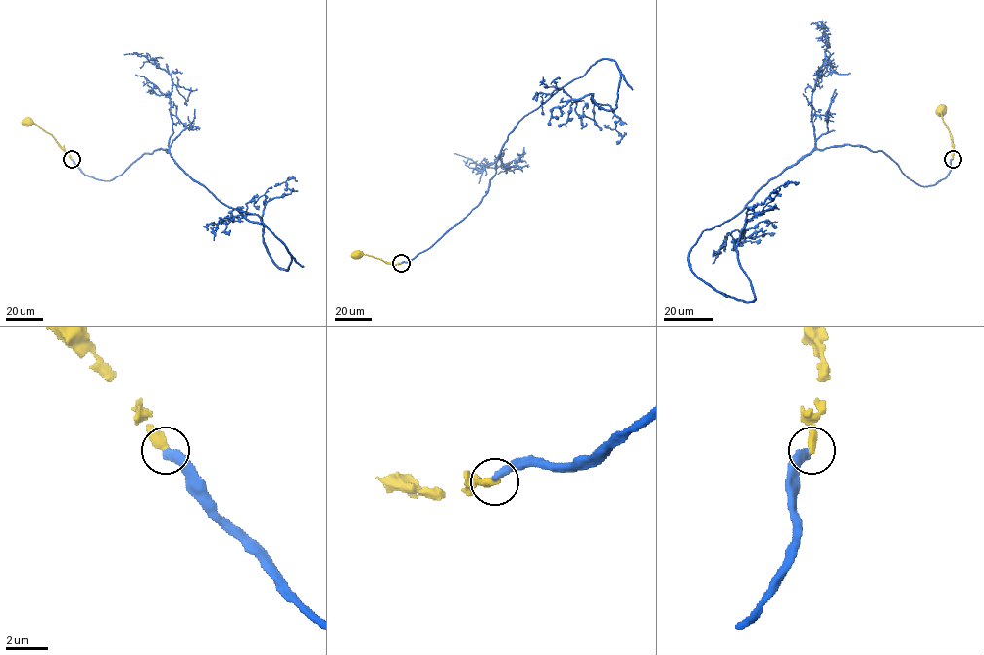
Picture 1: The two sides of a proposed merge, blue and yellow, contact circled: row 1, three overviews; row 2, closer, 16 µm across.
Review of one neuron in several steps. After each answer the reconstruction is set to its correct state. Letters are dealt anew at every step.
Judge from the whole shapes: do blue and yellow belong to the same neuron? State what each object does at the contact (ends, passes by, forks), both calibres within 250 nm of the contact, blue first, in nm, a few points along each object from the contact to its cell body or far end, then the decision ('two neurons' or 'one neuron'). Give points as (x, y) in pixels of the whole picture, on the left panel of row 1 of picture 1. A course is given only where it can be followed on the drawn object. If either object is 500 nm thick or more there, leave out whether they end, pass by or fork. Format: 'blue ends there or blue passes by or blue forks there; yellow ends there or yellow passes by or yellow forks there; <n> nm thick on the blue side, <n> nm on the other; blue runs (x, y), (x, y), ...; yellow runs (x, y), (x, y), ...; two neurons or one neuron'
blue ends there; yellow ends there; 440 nm thick on the blue side, 440 nm on the other; blue runs (72, 159), (111, 180), (165, 149), (257, 215), (286, 271), (262, 215), (287, 178); yellow runs (72, 159), (52, 135), (28, 122); two neurons

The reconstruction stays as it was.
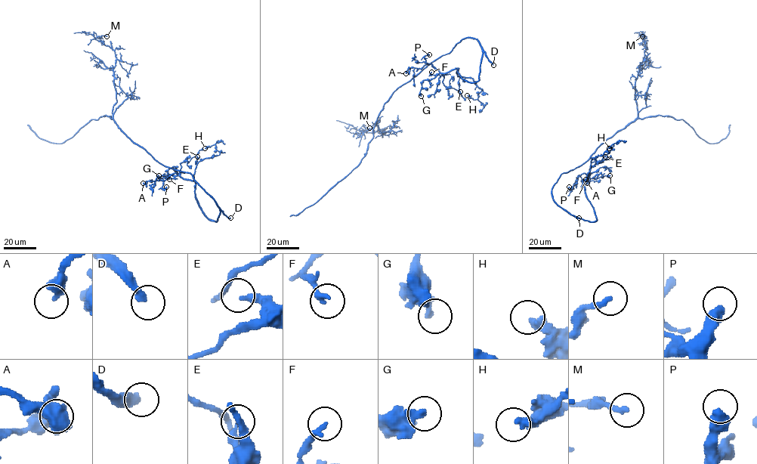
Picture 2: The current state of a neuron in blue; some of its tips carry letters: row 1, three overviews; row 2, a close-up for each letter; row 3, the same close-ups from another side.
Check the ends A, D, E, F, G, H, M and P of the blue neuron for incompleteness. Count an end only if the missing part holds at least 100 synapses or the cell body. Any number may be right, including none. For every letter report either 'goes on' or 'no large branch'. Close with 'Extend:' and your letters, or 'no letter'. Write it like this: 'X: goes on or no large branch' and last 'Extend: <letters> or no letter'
A: no large branch
D: goes on
E: no large branch
F: no large branch
G: no large branch
H: no large branch
M: no large branch
P: no large branch
Extend: D

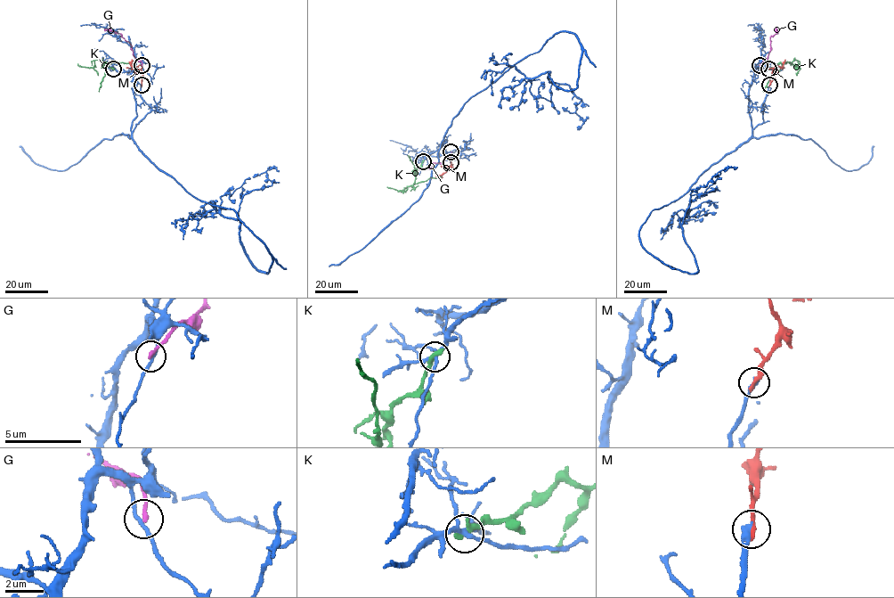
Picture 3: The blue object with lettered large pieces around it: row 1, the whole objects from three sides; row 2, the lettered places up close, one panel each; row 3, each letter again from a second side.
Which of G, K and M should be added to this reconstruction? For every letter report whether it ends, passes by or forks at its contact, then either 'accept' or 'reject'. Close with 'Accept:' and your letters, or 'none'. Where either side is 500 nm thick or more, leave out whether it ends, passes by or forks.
G: it ends | reject
K: it ends | reject
M: it ends | reject
Accept: none

